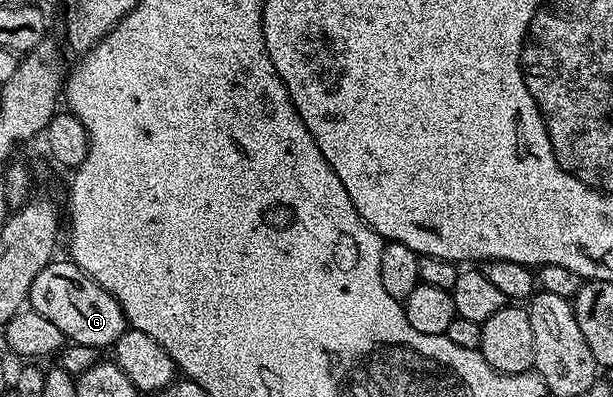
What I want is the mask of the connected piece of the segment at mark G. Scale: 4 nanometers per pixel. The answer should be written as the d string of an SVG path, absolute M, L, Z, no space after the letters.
M52 261L40 269L40 273L36 273L36 281L32 281L30 286L29 310L52 321L52 325L56 325L56 329L60 329L60 333L64 333L70 343L99 349L113 348L114 342L128 329L126 315L120 309L116 297L89 279L73 261L58 262Z

